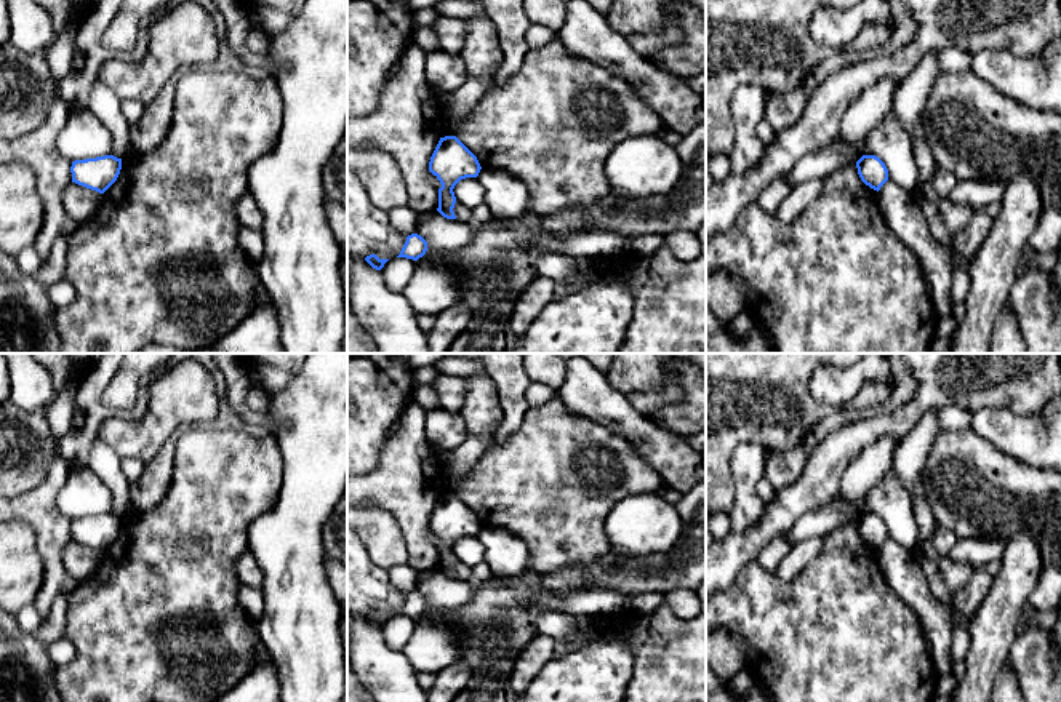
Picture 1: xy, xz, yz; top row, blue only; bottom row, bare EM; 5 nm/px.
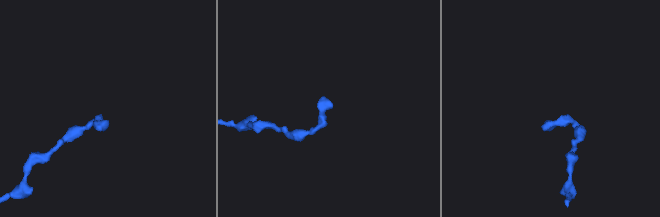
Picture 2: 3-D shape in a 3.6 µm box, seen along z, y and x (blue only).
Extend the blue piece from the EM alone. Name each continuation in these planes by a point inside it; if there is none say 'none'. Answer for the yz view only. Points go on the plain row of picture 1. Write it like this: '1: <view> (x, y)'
none

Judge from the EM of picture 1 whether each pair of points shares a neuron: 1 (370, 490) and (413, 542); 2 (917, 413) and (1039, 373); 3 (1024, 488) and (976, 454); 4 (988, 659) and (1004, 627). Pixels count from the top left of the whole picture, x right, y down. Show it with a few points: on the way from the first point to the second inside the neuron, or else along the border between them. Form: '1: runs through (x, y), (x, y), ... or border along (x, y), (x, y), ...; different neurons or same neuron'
1: runs through (386, 496), (413, 526); same neuron
2: runs through (946, 382), (951, 378), (1008, 371); same neuron
3: runs through (1013, 485), (996, 467), (988, 466); same neuron
4: runs through (989, 651), (989, 643), (996, 635); same neuron

